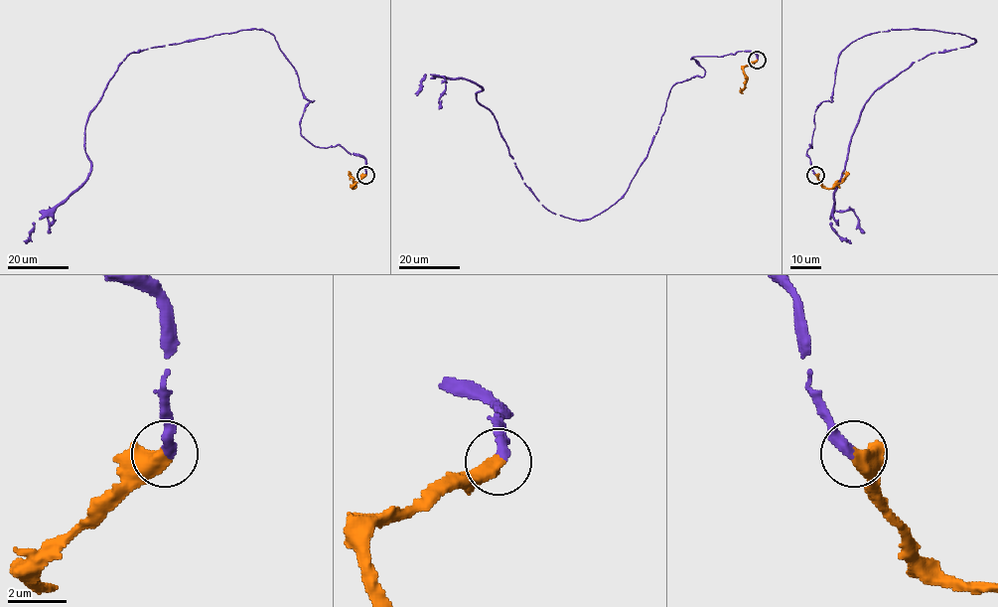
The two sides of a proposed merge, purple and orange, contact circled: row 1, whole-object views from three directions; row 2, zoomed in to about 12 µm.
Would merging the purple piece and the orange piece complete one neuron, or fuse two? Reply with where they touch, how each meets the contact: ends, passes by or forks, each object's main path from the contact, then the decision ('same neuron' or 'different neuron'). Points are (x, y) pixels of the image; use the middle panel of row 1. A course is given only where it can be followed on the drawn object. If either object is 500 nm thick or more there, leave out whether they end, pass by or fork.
place (757, 60); course purple (757, 61), (693, 57), (627, 192), (577, 220), (524, 183), (479, 85), (417, 95); course orange (757, 61), (743, 68), (746, 83), (739, 90); same neuron

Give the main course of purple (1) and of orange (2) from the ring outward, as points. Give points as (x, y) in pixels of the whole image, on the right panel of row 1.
1: (816, 174), (815, 109), (853, 42), (916, 29), (975, 40), (914, 62), (865, 104), (829, 223), (851, 243)
2: (816, 174), (823, 187), (833, 188), (845, 176), (846, 171)

